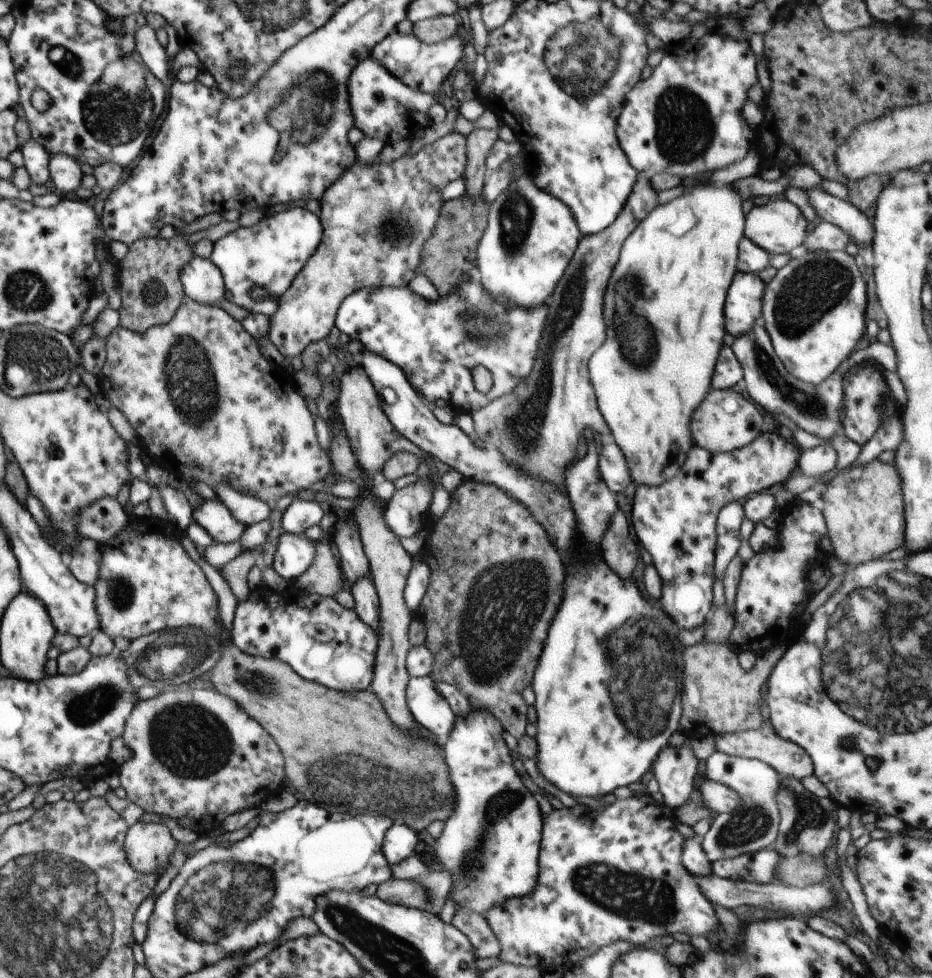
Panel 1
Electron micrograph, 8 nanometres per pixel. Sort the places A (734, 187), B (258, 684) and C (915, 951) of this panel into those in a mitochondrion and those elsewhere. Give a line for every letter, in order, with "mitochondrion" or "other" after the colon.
A: other
B: mitochondrion
C: other

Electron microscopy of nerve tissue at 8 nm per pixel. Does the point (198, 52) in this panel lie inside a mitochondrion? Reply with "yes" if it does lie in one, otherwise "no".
no

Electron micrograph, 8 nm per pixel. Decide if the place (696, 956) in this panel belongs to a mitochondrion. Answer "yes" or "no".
no

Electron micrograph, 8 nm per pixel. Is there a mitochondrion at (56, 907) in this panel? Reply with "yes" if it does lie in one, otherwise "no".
yes

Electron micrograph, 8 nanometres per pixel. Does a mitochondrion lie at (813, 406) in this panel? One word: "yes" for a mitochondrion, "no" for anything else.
yes

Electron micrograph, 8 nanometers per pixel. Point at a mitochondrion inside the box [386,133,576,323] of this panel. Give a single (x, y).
(517, 215)

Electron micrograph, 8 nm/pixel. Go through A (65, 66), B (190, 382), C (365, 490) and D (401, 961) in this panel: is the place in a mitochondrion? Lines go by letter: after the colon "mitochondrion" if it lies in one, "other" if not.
A: other
B: mitochondrion
C: other
D: mitochondrion

